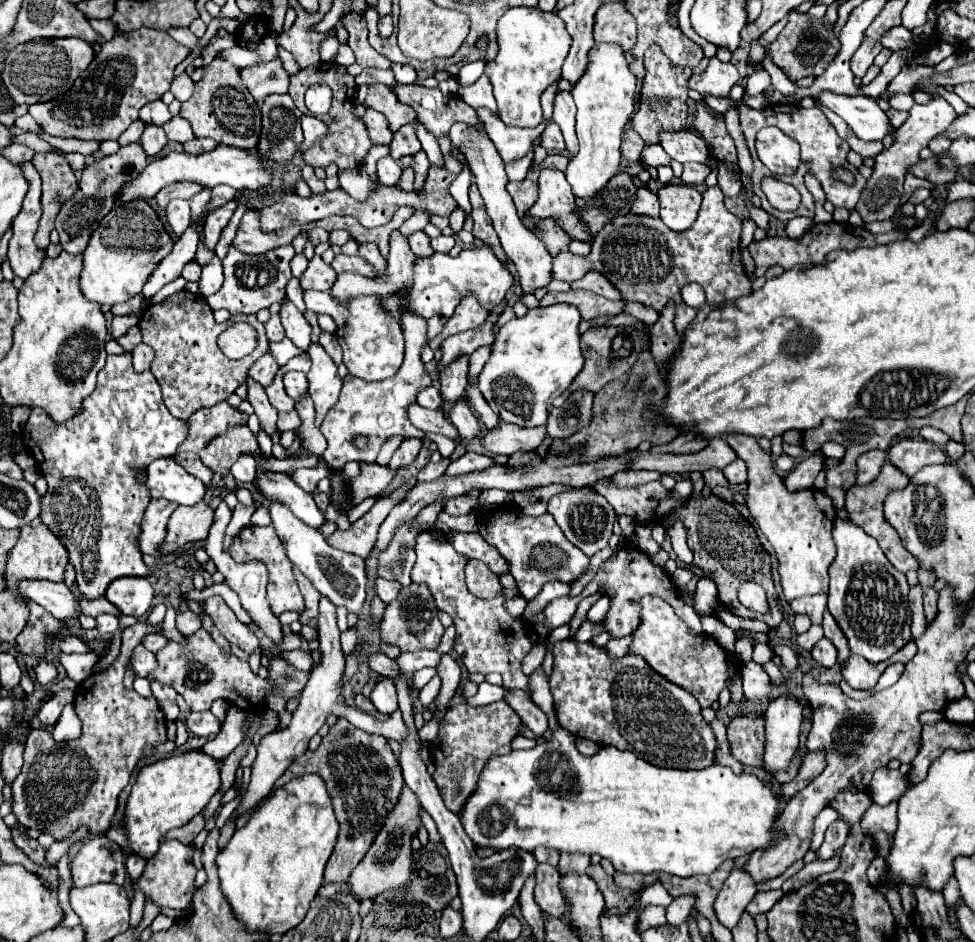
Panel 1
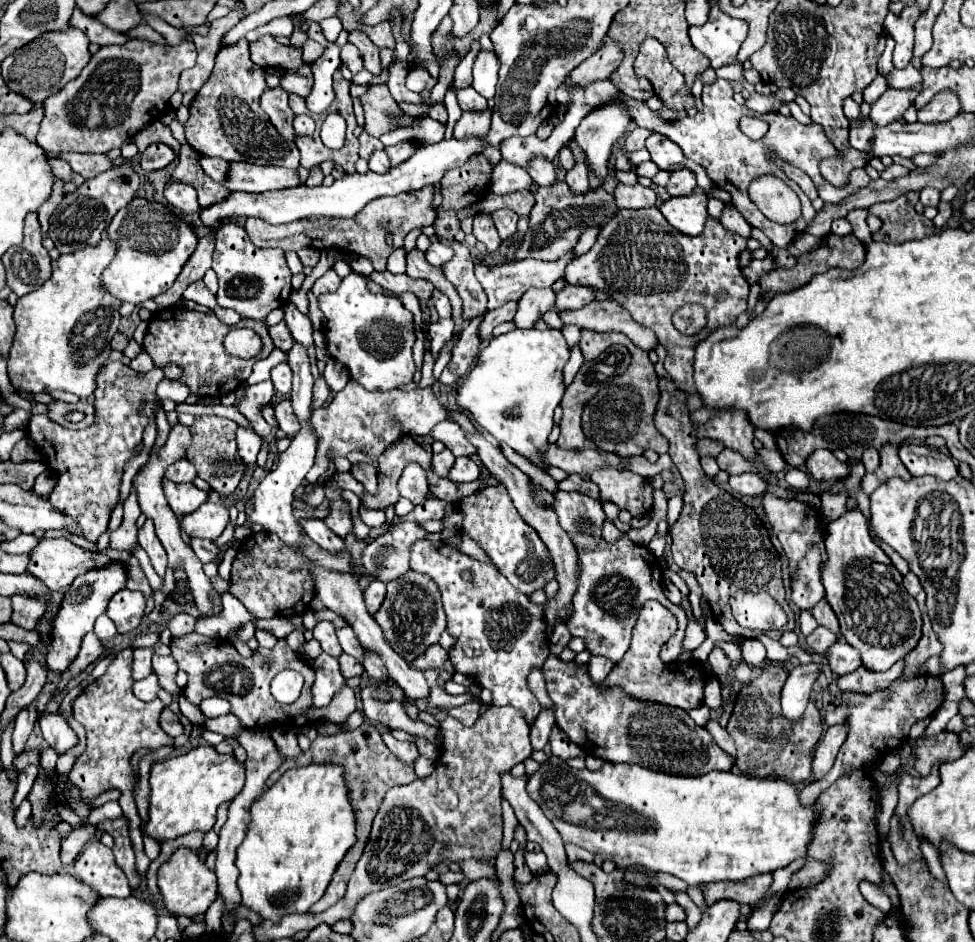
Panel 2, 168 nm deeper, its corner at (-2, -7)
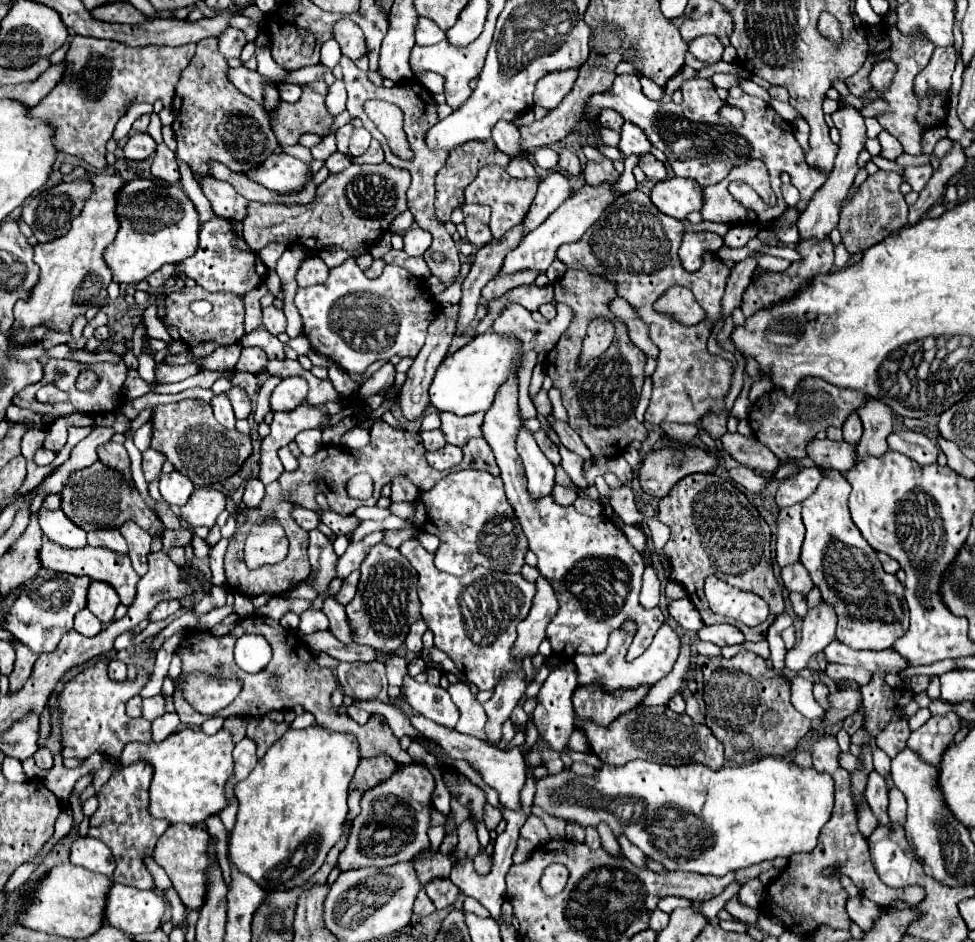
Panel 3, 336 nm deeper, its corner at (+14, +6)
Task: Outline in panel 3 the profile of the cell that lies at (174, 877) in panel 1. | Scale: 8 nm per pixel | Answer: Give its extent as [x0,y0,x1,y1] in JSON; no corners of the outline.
[154,822,208,908]

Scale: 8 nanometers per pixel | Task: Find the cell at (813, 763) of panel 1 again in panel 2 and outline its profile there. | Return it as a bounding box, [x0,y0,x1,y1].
[812,723,848,779]

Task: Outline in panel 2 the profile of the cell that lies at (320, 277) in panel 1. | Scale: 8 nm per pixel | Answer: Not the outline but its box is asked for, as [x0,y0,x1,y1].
[312,269,340,297]

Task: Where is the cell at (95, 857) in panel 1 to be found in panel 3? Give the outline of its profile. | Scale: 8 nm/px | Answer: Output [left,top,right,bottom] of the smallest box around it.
[70,838,114,876]

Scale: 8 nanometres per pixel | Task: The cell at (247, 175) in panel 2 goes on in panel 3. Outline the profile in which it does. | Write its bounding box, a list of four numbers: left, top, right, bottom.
[246,152,310,192]

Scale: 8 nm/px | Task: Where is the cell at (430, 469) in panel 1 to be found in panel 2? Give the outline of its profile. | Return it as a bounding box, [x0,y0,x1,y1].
[432,449,454,477]

